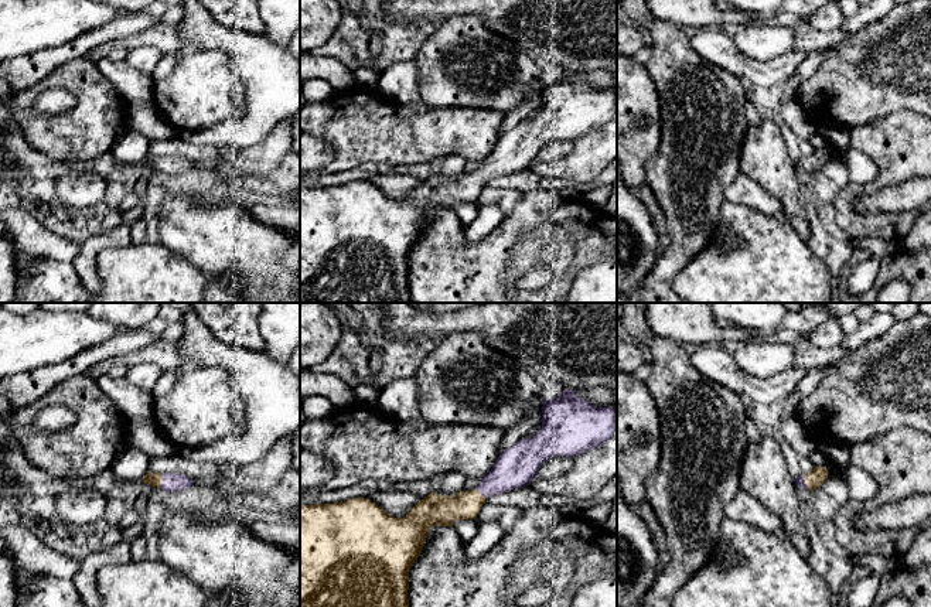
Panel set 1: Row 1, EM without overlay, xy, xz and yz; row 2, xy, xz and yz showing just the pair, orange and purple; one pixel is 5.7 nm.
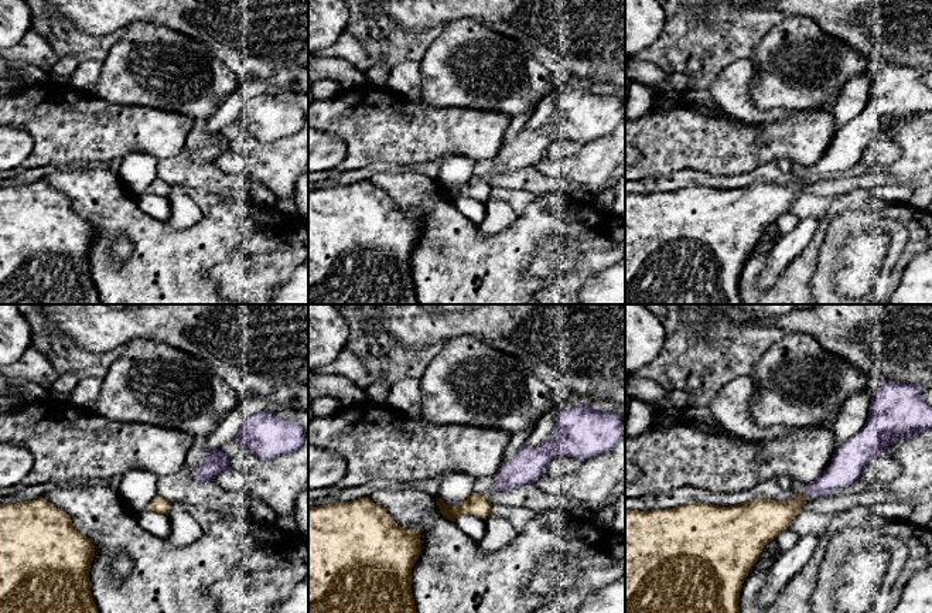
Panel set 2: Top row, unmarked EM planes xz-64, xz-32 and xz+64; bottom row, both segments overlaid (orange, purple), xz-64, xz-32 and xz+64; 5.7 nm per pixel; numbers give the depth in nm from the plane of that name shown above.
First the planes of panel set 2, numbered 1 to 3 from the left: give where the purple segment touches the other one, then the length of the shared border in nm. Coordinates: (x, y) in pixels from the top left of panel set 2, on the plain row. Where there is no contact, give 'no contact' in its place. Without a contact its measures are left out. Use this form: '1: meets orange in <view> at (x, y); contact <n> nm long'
1: no contact
2: no contact
3: meets orange in xz+64 at (805, 180); contact 40 nm long

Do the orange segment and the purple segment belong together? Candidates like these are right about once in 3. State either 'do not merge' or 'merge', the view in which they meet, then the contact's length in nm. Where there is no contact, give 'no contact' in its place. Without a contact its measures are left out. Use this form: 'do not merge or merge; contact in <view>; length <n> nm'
merge; contact in xy; length 80 nm

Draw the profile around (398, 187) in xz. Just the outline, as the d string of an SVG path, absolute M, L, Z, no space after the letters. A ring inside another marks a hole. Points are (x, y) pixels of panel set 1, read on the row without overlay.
M374 174L368 181L398 202L406 200L423 183L410 174Z

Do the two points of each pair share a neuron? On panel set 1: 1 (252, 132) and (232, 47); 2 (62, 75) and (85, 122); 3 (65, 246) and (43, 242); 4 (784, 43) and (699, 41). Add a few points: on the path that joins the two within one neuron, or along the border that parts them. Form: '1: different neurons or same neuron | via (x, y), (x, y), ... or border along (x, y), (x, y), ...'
1: same neuron | via (253, 111), (253, 68)
2: same neuron | via (74, 87), (85, 98), (85, 111)
3: same neuron | via (60, 246), (48, 246)
4: different neurons | border along (732, 38), (744, 54), (763, 60)

